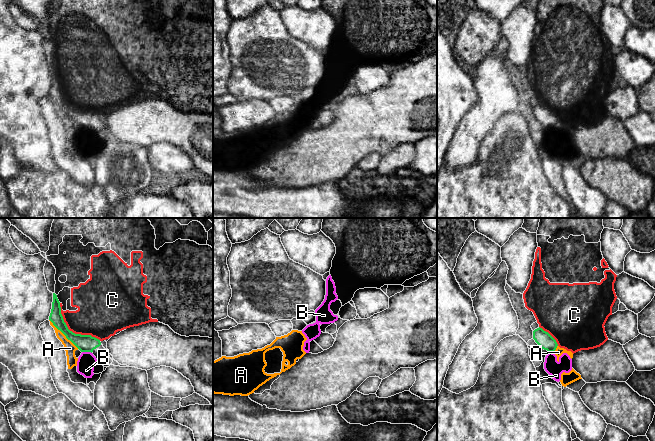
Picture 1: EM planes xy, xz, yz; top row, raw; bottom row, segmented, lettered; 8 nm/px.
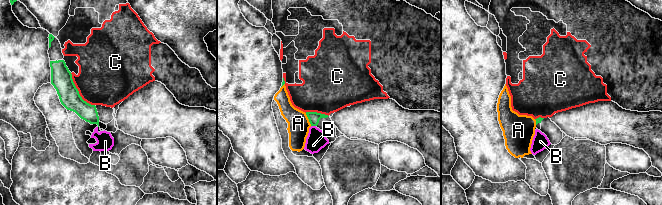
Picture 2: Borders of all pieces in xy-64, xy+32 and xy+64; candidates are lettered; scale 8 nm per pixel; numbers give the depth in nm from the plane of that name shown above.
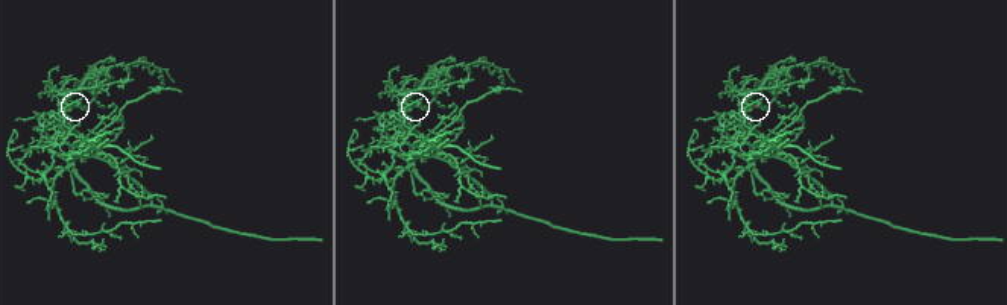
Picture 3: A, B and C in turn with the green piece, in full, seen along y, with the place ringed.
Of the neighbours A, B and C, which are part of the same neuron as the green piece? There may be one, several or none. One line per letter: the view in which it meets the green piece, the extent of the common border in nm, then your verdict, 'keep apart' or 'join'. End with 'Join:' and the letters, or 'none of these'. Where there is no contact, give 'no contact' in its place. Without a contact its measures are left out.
A: contact in xy; length 340 nm; keep apart
B: contact in xy; length 80 nm; keep apart
C: contact in xy; length 440 nm; keep apart
Join: none of these

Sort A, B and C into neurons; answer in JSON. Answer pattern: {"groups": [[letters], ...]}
{"groups": [["A", "B"], ["C"]]}

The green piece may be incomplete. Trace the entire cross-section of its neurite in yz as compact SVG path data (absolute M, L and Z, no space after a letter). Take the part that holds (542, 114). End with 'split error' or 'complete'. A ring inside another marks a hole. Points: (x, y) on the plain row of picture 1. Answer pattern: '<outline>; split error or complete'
M537 104L533 107L533 115L544 126L554 129L558 120L556 116L542 104Z; complete

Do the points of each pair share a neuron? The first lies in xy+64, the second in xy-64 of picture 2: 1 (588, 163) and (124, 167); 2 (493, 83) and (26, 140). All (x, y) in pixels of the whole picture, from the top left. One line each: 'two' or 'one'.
1: one
2: two

